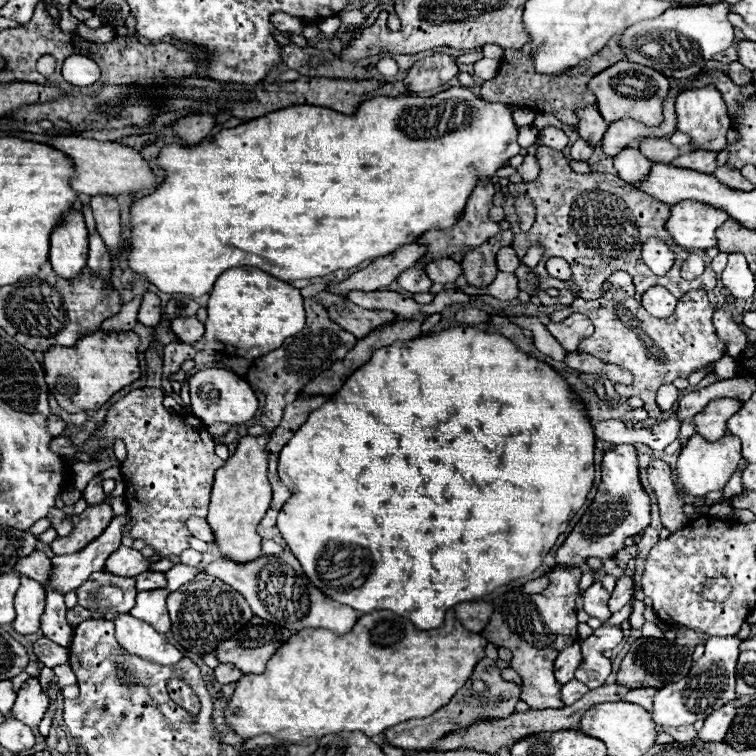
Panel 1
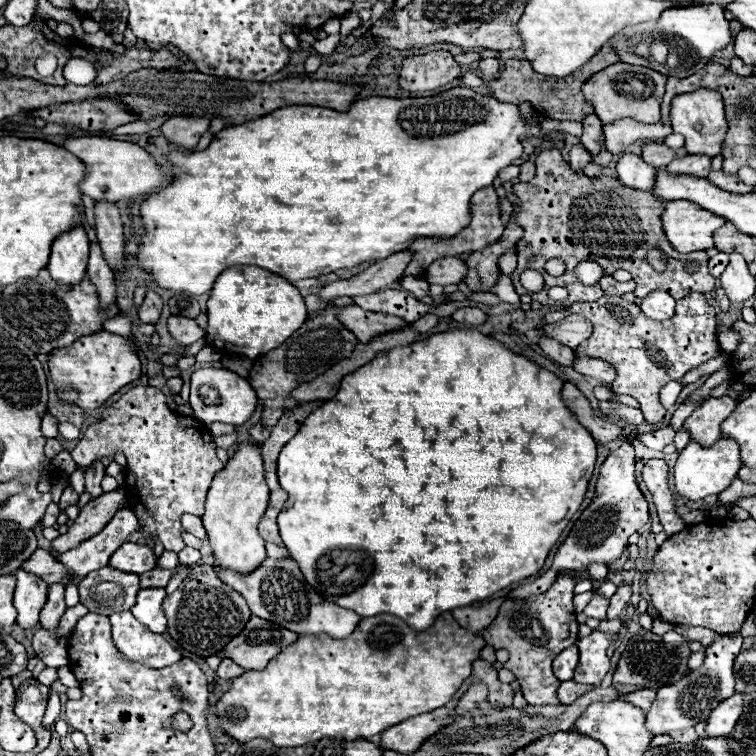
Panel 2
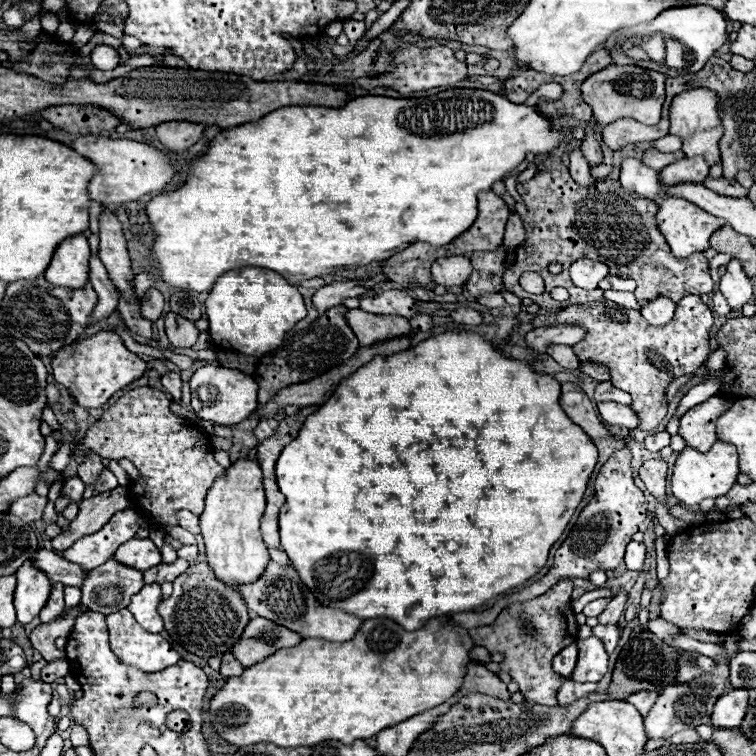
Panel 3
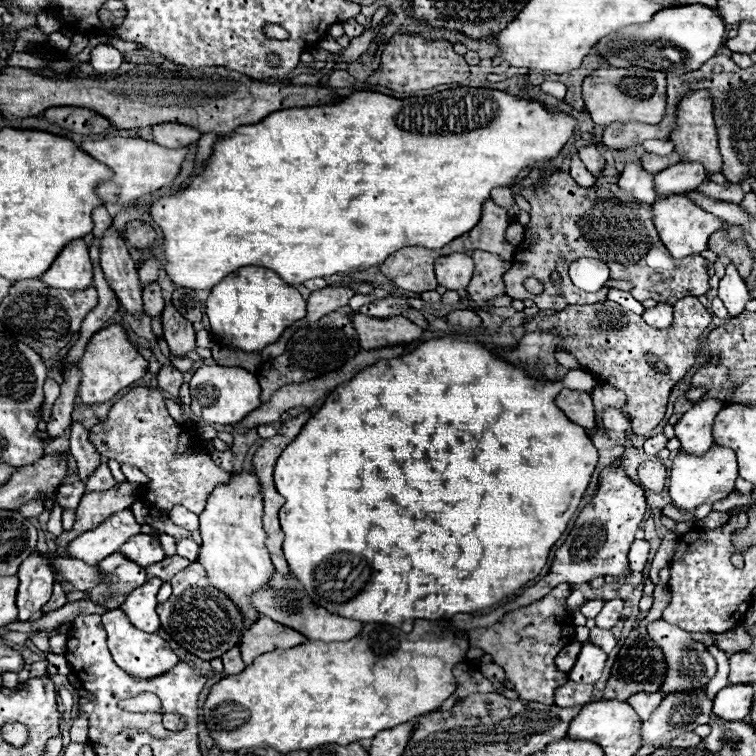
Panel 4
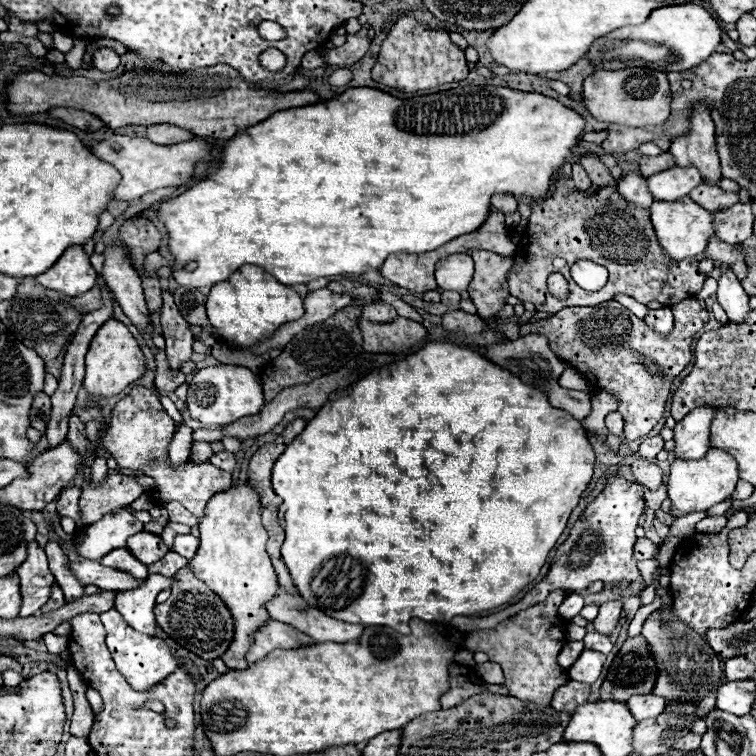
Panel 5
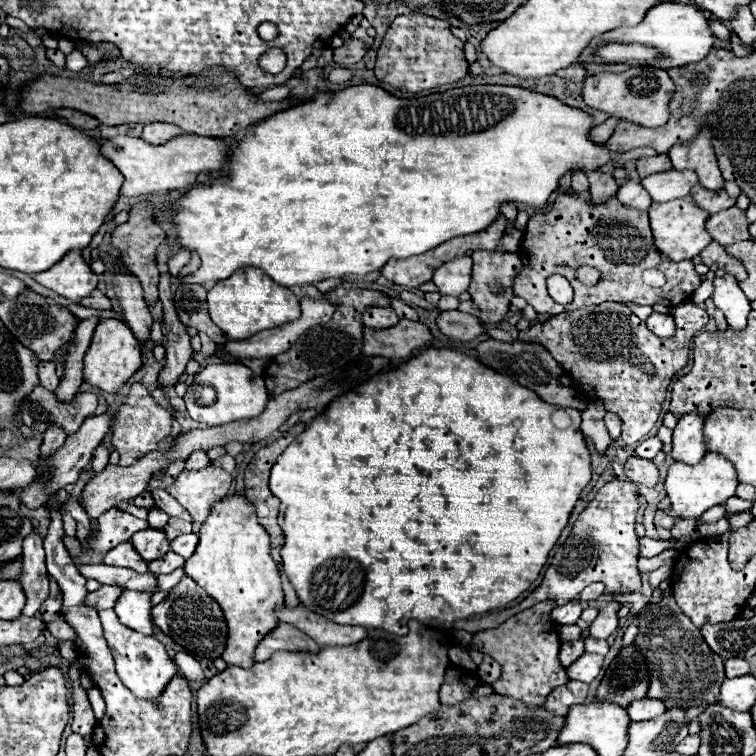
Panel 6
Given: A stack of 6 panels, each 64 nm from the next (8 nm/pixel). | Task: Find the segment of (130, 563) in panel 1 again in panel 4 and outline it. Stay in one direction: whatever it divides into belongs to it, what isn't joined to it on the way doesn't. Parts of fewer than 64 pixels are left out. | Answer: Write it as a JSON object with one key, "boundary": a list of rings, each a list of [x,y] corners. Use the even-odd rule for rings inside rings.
{"boundary":[[[138,534],[138,536],[130,538],[118,552],[142,568],[148,568],[148,566],[164,560],[164,550],[162,550],[160,542],[156,538],[152,538],[150,534]]]}

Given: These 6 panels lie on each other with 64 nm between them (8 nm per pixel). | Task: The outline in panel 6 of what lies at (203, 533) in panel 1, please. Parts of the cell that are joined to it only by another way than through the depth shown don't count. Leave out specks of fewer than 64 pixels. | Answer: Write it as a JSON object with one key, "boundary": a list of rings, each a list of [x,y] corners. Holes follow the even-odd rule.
{"boundary":[[[162,488],[152,490],[152,496],[154,496],[154,500],[156,500],[156,506],[162,508],[168,516],[174,516],[174,518],[182,518],[182,520],[186,520],[186,522],[192,522],[192,516],[190,516],[168,492],[164,492]]]}

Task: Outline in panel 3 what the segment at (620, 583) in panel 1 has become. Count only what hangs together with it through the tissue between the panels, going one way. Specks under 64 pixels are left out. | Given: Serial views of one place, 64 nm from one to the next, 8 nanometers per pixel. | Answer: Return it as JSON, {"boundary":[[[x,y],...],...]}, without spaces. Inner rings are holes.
{"boundary":[[[618,592],[618,594],[610,600],[610,604],[608,604],[608,608],[602,612],[602,616],[598,616],[600,624],[616,624],[616,622],[620,622],[620,618],[622,618],[622,614],[624,614],[624,608],[626,608],[626,602],[628,602],[628,592]]]}

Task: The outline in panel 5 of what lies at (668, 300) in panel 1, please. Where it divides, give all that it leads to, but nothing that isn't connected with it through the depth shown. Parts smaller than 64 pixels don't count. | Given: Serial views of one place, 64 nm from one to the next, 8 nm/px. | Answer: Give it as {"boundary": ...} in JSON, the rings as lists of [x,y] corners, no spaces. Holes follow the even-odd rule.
{"boundary":[[[662,306],[662,308],[658,308],[658,310],[650,310],[650,312],[646,314],[644,322],[646,322],[650,328],[654,328],[656,332],[660,332],[660,334],[666,334],[666,332],[670,332],[670,330],[674,328],[672,310],[666,308],[666,306]]]}

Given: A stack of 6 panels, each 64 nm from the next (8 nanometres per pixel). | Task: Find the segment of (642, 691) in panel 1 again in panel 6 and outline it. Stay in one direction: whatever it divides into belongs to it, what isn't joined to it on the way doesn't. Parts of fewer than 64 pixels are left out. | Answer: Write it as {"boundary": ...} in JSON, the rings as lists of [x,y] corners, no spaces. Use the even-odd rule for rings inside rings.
{"boundary":[[[642,698],[642,700],[634,700],[632,704],[628,704],[626,710],[634,722],[642,722],[642,720],[652,720],[660,716],[662,712],[666,712],[666,706],[662,700]]]}

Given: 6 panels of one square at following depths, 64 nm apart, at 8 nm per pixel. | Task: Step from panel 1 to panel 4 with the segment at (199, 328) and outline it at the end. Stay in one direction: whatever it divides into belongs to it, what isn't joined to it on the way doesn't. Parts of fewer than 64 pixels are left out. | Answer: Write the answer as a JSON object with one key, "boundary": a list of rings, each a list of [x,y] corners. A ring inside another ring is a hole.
{"boundary":[[[172,304],[162,312],[162,328],[172,356],[186,356],[186,352],[196,348],[196,330],[192,322],[180,316]]]}

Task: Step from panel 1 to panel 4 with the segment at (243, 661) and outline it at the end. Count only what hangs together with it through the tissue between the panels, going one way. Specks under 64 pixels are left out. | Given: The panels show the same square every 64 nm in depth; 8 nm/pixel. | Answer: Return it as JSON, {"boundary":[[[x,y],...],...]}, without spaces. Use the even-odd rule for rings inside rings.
{"boundary":[[[258,618],[240,640],[240,656],[250,666],[258,656],[272,652],[276,648],[294,648],[302,644],[306,638],[292,628],[282,628],[282,624],[274,624],[270,618]]]}

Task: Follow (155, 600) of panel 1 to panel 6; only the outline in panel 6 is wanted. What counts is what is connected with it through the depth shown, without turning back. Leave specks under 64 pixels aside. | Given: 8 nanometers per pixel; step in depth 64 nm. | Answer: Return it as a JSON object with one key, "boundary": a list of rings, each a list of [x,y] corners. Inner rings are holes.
{"boundary":[[[178,568],[178,570],[170,572],[170,574],[158,574],[156,576],[156,588],[158,590],[170,590],[170,588],[174,588],[174,584],[178,584],[178,580],[182,576],[184,576],[182,568]],[[122,592],[122,596],[114,606],[120,622],[136,632],[150,636],[154,630],[152,616],[150,616],[152,594],[154,592]]]}

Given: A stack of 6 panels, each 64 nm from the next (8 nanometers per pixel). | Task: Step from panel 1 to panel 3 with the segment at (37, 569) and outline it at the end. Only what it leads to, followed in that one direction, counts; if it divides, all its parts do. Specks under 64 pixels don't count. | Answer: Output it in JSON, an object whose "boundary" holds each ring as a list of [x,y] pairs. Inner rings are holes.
{"boundary":[[[40,548],[34,554],[32,564],[34,564],[34,568],[42,570],[50,578],[50,582],[62,582],[64,586],[80,588],[82,582],[86,580],[86,572],[82,572],[82,568],[78,568],[78,564],[70,564],[68,560],[62,560],[52,550]]]}

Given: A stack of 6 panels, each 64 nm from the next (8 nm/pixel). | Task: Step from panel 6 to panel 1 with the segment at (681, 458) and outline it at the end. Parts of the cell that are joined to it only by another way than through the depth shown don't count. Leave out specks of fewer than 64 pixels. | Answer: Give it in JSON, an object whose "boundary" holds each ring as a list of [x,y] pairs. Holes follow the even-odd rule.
{"boundary":[[[738,398],[712,400],[702,412],[698,412],[694,416],[694,424],[698,428],[698,434],[702,434],[710,442],[720,440],[726,434],[728,418],[734,416],[742,406],[744,406],[744,402]]]}

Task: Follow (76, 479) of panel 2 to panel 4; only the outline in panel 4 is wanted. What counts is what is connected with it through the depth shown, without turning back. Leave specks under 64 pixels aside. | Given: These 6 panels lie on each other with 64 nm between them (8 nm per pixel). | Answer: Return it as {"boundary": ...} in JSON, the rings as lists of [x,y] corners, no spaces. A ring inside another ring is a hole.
{"boundary":[[[82,480],[62,484],[62,488],[58,488],[58,492],[56,492],[56,502],[58,502],[62,508],[76,510],[80,498],[82,498]]]}

